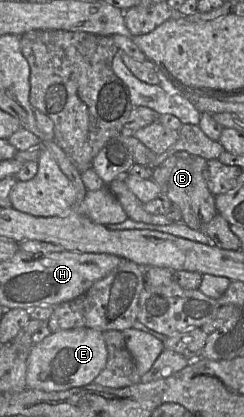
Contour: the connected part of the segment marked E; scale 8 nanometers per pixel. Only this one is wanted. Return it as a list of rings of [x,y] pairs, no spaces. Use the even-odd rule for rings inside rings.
[[[75,328],[51,332],[41,342],[33,344],[27,358],[26,385],[43,391],[65,391],[92,383],[105,368],[107,345],[100,332],[91,328]]]

